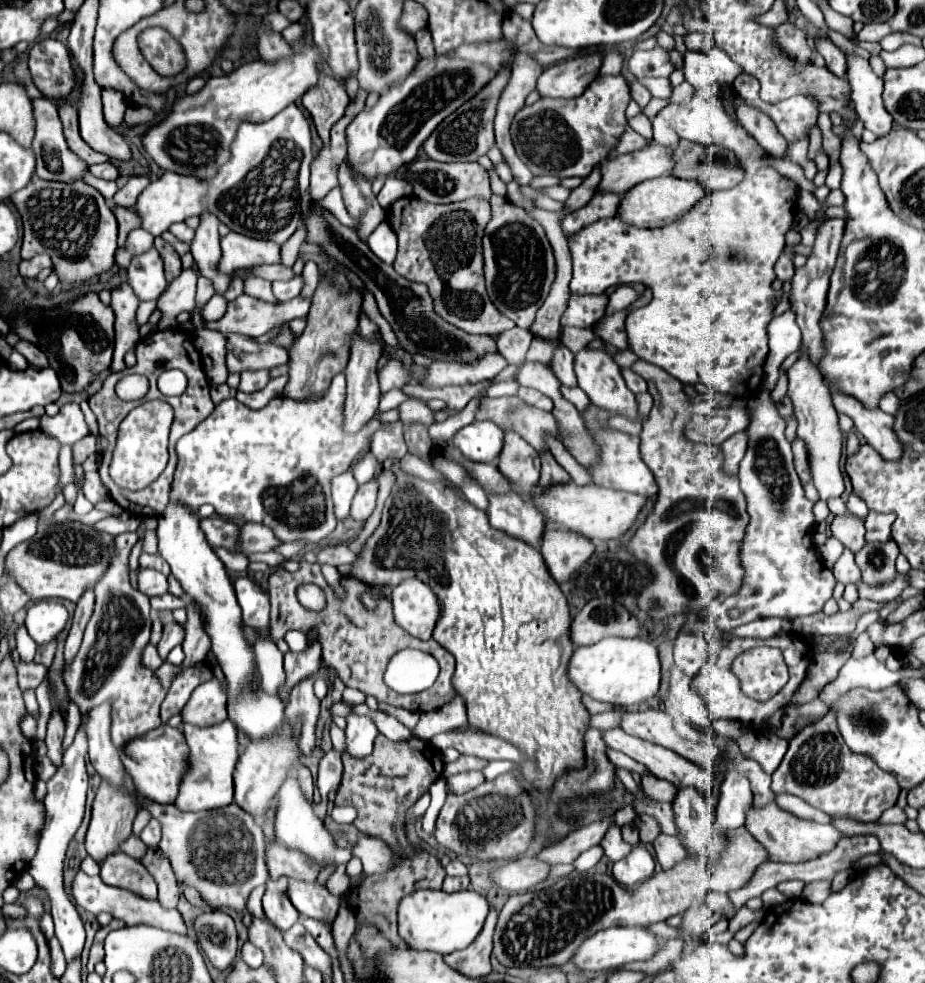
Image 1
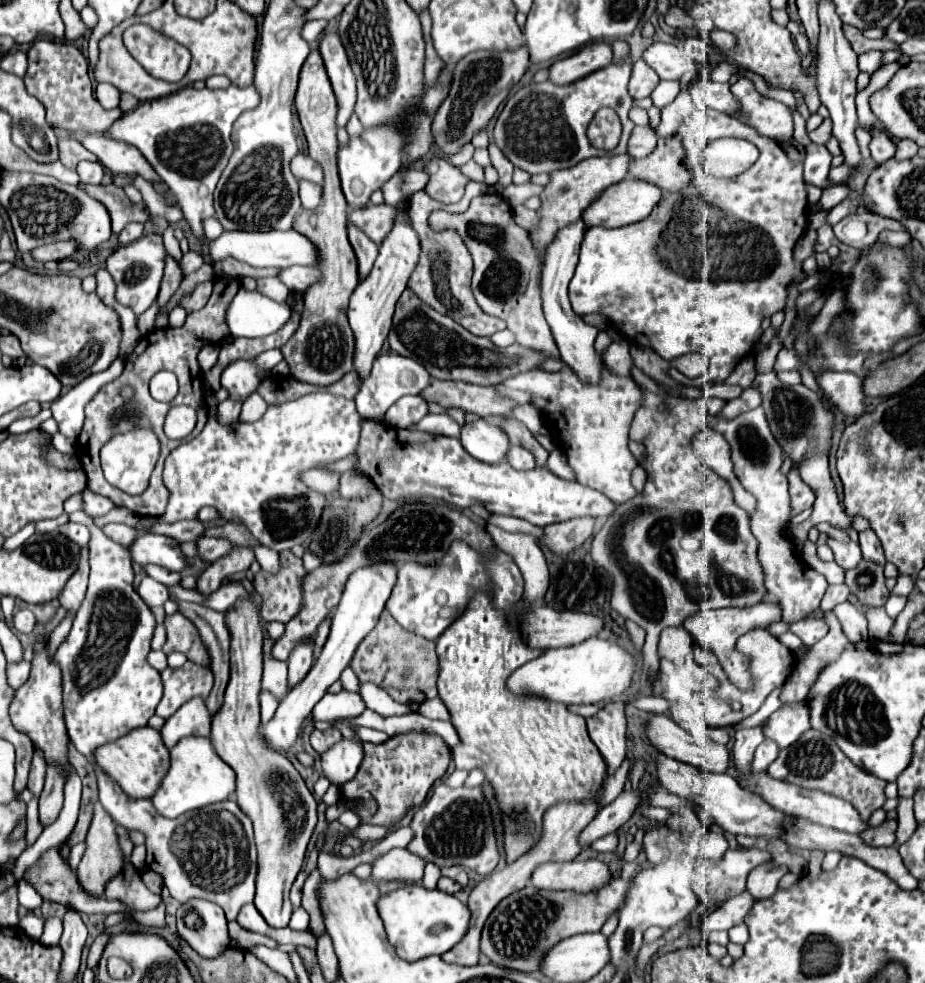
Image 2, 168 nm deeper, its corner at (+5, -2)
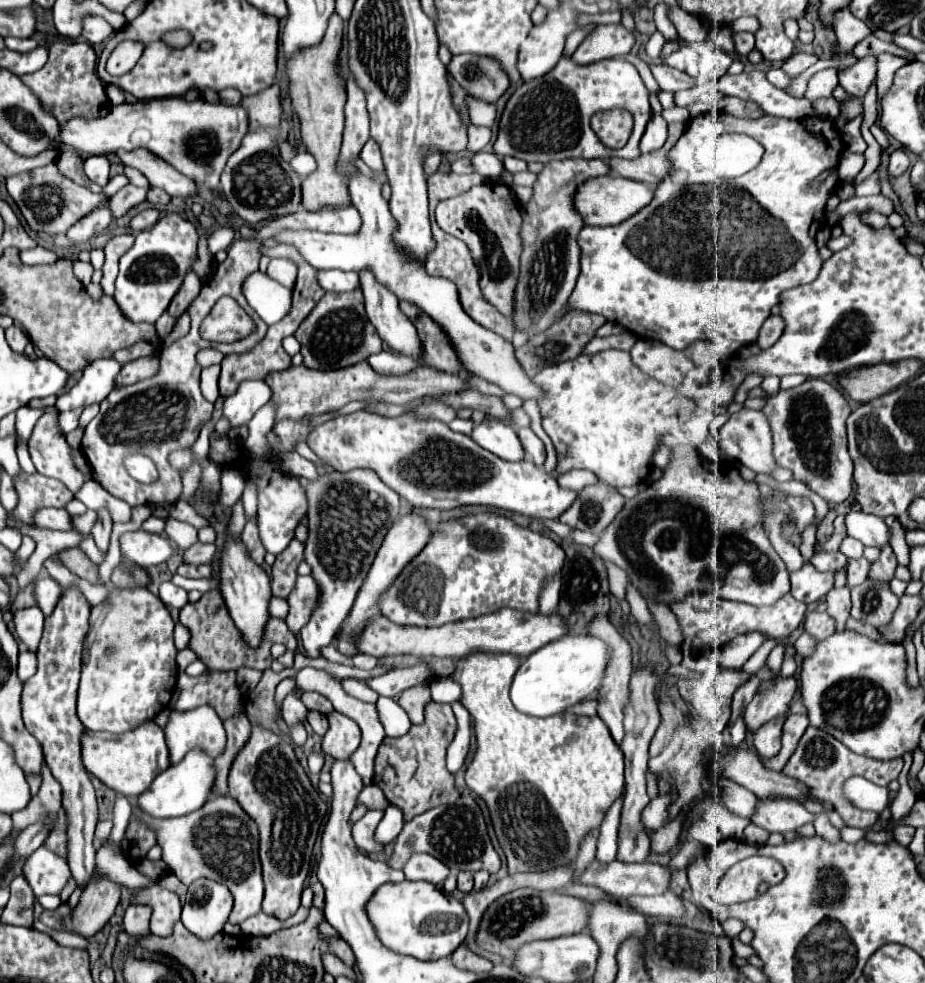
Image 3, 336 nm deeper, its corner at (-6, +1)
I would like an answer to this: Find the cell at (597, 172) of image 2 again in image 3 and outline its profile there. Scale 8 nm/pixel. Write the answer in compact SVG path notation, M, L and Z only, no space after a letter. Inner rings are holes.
M602 159L550 161L538 173L534 195L522 213L520 239L524 249L520 255L520 277L516 285L516 313L512 313L514 331L526 331L528 337L542 333L568 303L580 273L580 249L576 237L584 227L582 217L572 205L572 197L582 181L608 173L610 167Z

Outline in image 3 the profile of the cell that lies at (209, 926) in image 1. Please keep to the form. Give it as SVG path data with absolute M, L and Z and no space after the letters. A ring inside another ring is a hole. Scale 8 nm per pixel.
M196 879L188 887L182 909L182 923L200 939L220 933L232 911L232 893L226 885L208 879Z

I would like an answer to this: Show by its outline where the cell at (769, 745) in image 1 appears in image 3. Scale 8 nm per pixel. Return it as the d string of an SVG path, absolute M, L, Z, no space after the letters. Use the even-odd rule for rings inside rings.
M786 715L776 717L776 721L768 721L768 725L754 731L754 747L762 759L770 759L780 751L780 737Z

